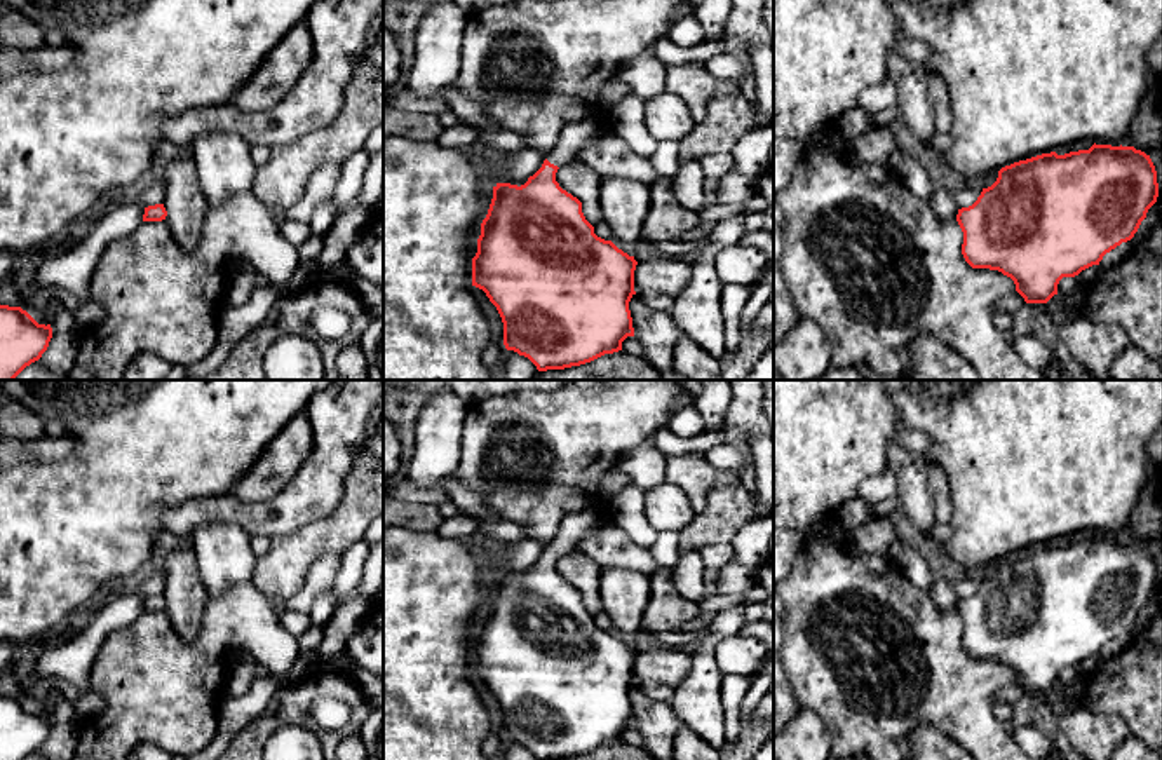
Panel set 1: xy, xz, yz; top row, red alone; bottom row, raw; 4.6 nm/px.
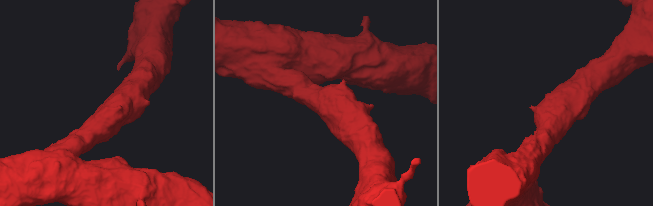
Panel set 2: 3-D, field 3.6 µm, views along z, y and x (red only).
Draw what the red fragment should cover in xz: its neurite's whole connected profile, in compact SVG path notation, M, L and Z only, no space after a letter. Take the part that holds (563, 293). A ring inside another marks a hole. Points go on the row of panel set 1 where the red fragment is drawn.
M605 115L570 124L542 167L521 187L497 183L486 218L481 223L477 253L472 258L472 286L483 289L503 322L503 345L528 357L538 371L564 370L622 350L622 342L634 336L629 302L634 291L638 261L611 241L594 234L582 213L582 202L556 181L561 166L575 160L584 145L605 126Z

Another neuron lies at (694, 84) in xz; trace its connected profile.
M702 63L665 66L665 91L679 96L695 122L707 115L711 99L739 94L739 84L713 77Z

